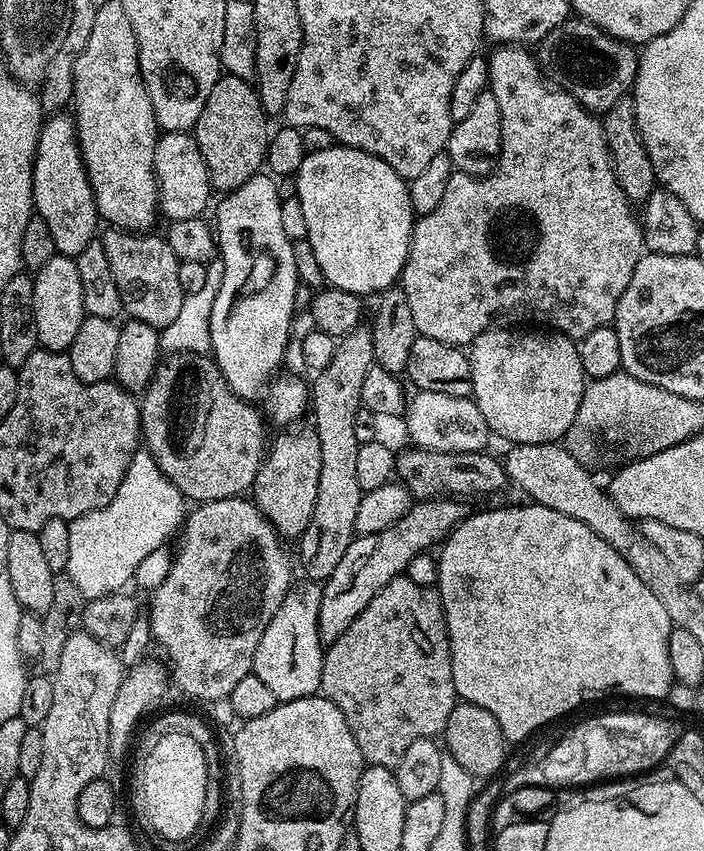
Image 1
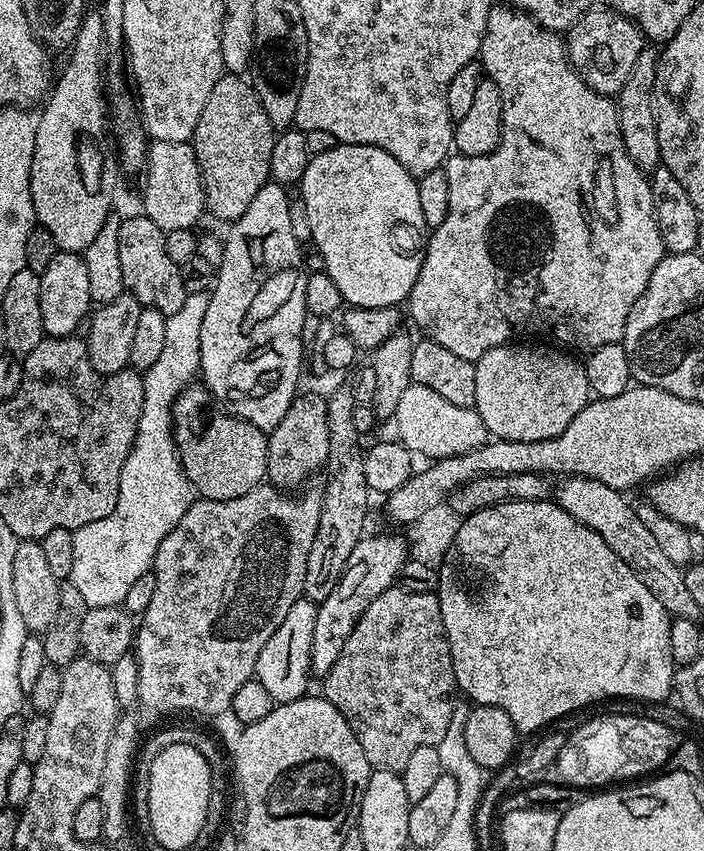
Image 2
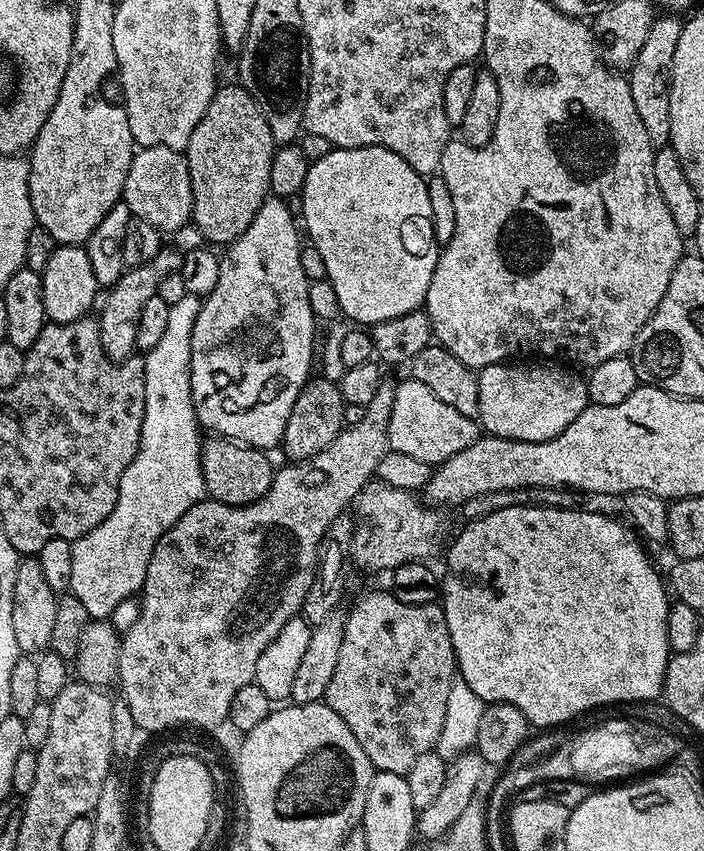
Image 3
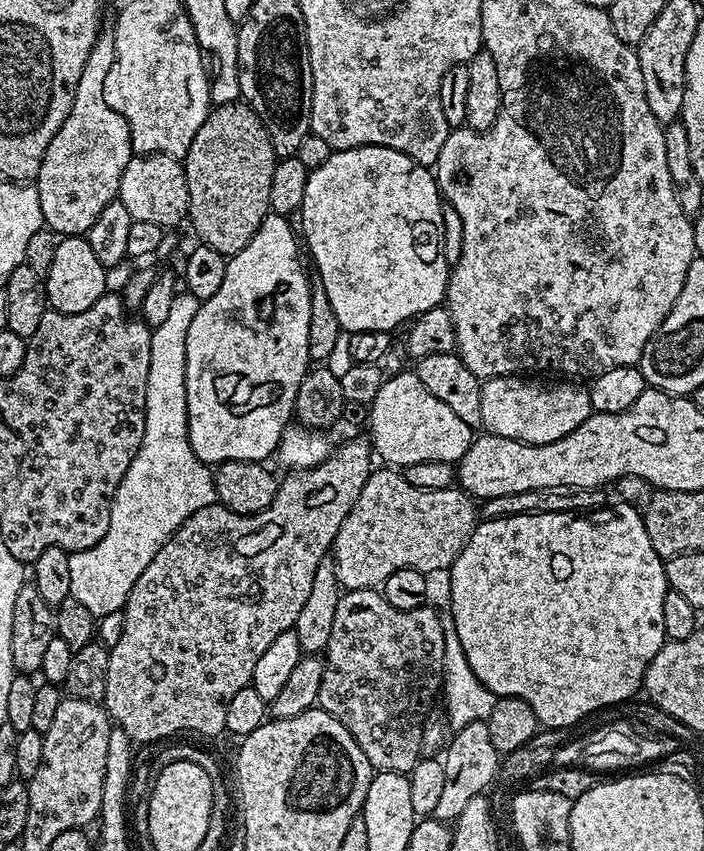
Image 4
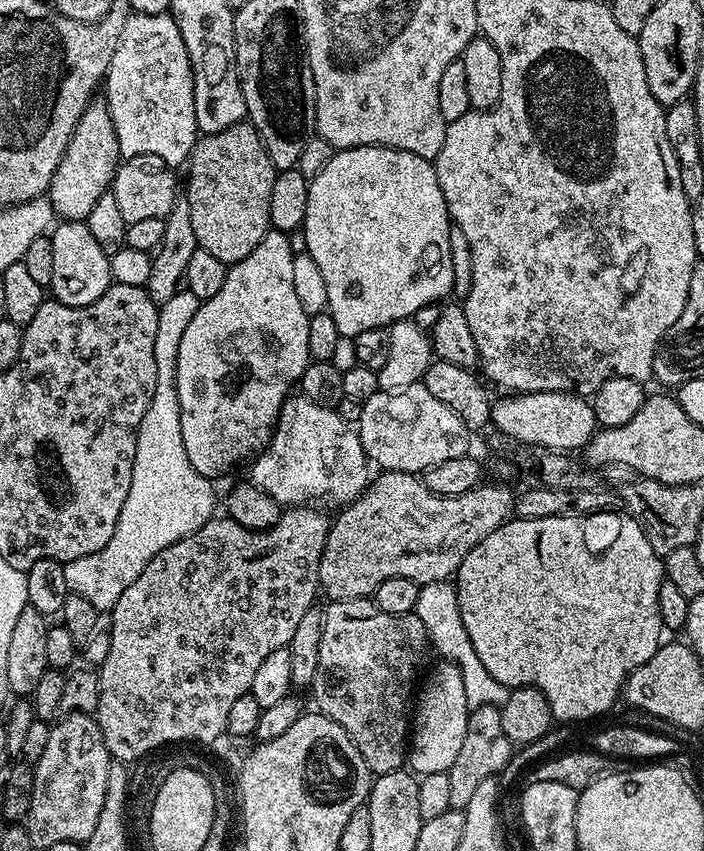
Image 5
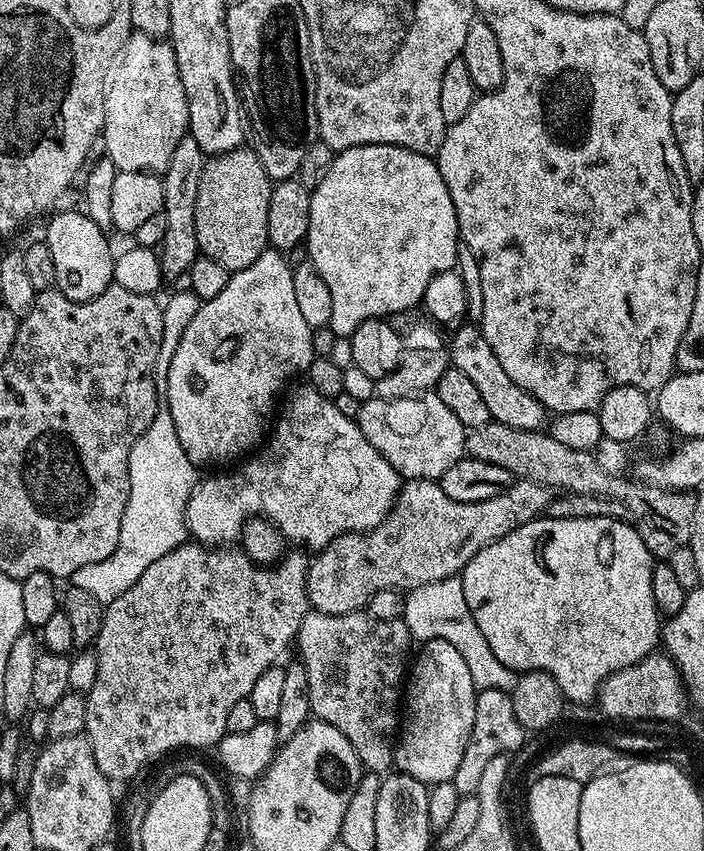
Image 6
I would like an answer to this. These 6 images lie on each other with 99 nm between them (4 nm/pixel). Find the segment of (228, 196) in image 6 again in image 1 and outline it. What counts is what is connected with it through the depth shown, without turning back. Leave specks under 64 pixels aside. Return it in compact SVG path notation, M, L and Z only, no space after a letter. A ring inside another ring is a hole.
M222 74L210 90L206 105L192 129L208 167L210 182L217 193L233 192L265 167L270 135L268 123L267 112L261 105L255 87L237 76Z

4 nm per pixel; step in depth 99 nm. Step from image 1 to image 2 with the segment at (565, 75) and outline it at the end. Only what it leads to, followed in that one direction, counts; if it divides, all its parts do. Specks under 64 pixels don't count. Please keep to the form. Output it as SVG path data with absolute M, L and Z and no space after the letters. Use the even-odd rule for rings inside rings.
M601 6L590 10L574 22L574 26L566 33L568 60L572 69L594 90L603 96L615 97L626 86L626 78L630 78L630 70L634 62L638 62L638 54L646 46L646 37L640 27L620 12L613 12Z

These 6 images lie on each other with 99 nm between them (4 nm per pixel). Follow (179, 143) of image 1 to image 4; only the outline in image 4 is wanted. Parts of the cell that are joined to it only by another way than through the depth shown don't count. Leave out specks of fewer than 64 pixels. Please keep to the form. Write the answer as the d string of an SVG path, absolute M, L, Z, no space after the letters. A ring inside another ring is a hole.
M161 152L133 155L120 179L118 199L126 210L130 210L132 221L154 222L154 226L162 226L165 230L172 230L175 224L183 225L188 215L188 187L183 163L177 157Z

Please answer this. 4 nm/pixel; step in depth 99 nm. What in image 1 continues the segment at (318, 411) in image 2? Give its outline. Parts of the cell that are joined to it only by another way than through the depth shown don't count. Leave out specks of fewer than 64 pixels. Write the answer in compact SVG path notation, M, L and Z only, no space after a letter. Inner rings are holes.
M288 426L276 441L271 441L264 461L250 489L262 514L276 525L285 537L298 538L310 526L314 502L318 498L318 477L322 475L322 450L318 446L315 427ZM288 535L288 536L287 536Z

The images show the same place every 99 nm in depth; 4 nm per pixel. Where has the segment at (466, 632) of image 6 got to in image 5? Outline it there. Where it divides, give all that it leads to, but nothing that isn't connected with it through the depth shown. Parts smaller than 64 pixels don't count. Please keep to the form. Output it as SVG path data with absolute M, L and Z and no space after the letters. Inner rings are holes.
M439 580L420 585L415 614L418 618L422 618L422 626L426 626L429 645L433 649L437 648L447 663L458 666L462 674L462 686L466 686L466 702L469 709L483 704L499 706L506 702L509 688L502 686L502 682L498 682L498 678L493 678L486 670L486 666L482 666L478 654L474 651L474 645L470 642L470 634L466 634L466 626L462 626L455 583Z

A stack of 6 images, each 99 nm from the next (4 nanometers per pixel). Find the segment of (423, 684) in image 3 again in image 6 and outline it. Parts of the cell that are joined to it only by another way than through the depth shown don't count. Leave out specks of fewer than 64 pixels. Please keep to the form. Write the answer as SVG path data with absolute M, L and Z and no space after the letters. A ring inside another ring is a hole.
M309 610L302 618L302 626L294 641L295 651L300 651L299 663L304 665L310 682L312 716L342 730L342 734L346 734L346 742L354 746L354 754L358 754L361 765L372 774L387 773L396 763L398 725L402 720L402 689L410 664L408 651L412 647L414 641L403 619L382 622L364 610L350 614L322 614Z

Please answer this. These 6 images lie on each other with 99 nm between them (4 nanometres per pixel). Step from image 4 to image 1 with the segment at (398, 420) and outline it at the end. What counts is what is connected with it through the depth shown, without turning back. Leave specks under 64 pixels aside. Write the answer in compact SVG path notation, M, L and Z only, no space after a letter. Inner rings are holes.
M417 391L415 395L406 404L408 436L412 439L409 441L415 447L439 452L483 452L489 447L488 423L482 418L482 410L478 410L475 400L433 392Z

